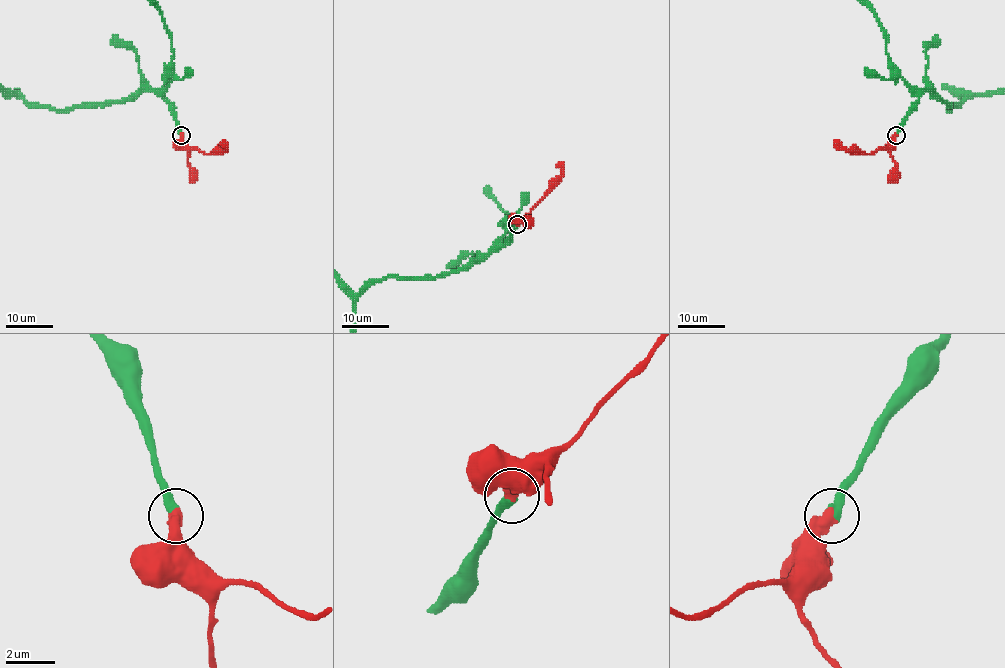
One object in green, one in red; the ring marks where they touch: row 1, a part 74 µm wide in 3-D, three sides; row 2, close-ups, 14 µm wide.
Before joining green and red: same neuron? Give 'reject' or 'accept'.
accept

